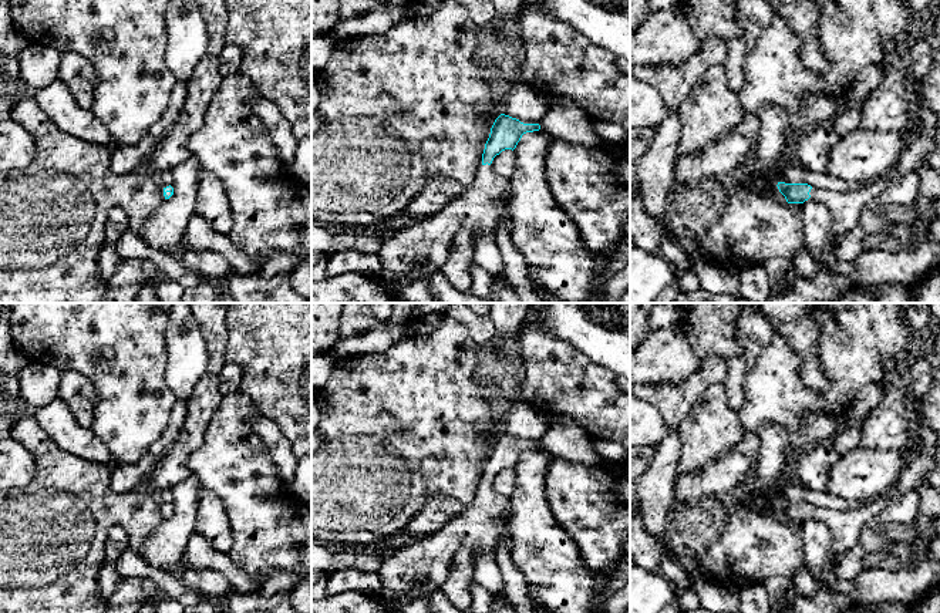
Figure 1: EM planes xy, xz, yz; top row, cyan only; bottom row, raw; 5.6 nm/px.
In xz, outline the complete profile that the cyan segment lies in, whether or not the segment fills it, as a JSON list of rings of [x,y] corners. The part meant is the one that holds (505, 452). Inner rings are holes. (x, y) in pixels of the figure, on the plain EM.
[[[501,432],[492,447],[482,472],[482,485],[475,499],[461,516],[441,531],[407,545],[387,556],[378,575],[381,587],[370,593],[385,609],[397,612],[400,600],[411,585],[441,586],[456,550],[468,546],[472,552],[493,552],[499,535],[506,531],[511,515],[509,501],[492,489],[492,479],[505,468],[515,468],[522,454],[539,449],[539,442],[523,442]]]

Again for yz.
[[[920,408],[914,410],[914,425],[920,431],[920,452],[903,467],[897,482],[883,495],[849,511],[812,506],[808,502],[778,501],[788,522],[803,522],[809,516],[825,522],[832,533],[832,552],[842,556],[858,545],[862,528],[904,492],[919,488],[933,467],[937,437]]]

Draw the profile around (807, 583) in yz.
[[[808,567],[798,570],[792,580],[798,595],[803,597],[813,597],[821,586],[816,573]]]

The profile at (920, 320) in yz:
[[[907,304],[903,309],[903,314],[906,317],[907,324],[919,336],[927,333],[927,330],[933,326],[933,317],[927,309],[922,309],[914,304]]]

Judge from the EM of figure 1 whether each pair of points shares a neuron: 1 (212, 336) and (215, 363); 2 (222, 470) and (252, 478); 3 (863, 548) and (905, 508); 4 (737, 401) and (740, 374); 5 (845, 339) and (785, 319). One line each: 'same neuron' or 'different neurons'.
1: same neuron
2: same neuron
3: same neuron
4: same neuron
5: different neurons

